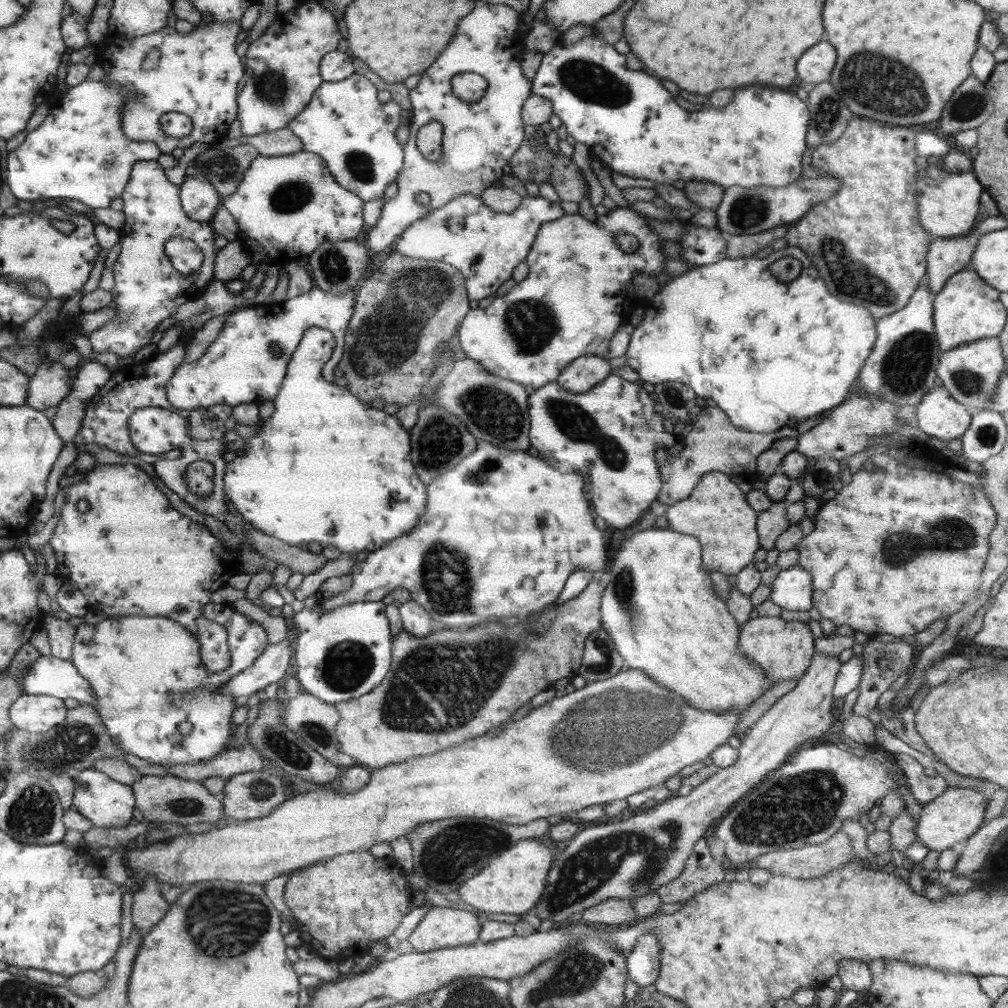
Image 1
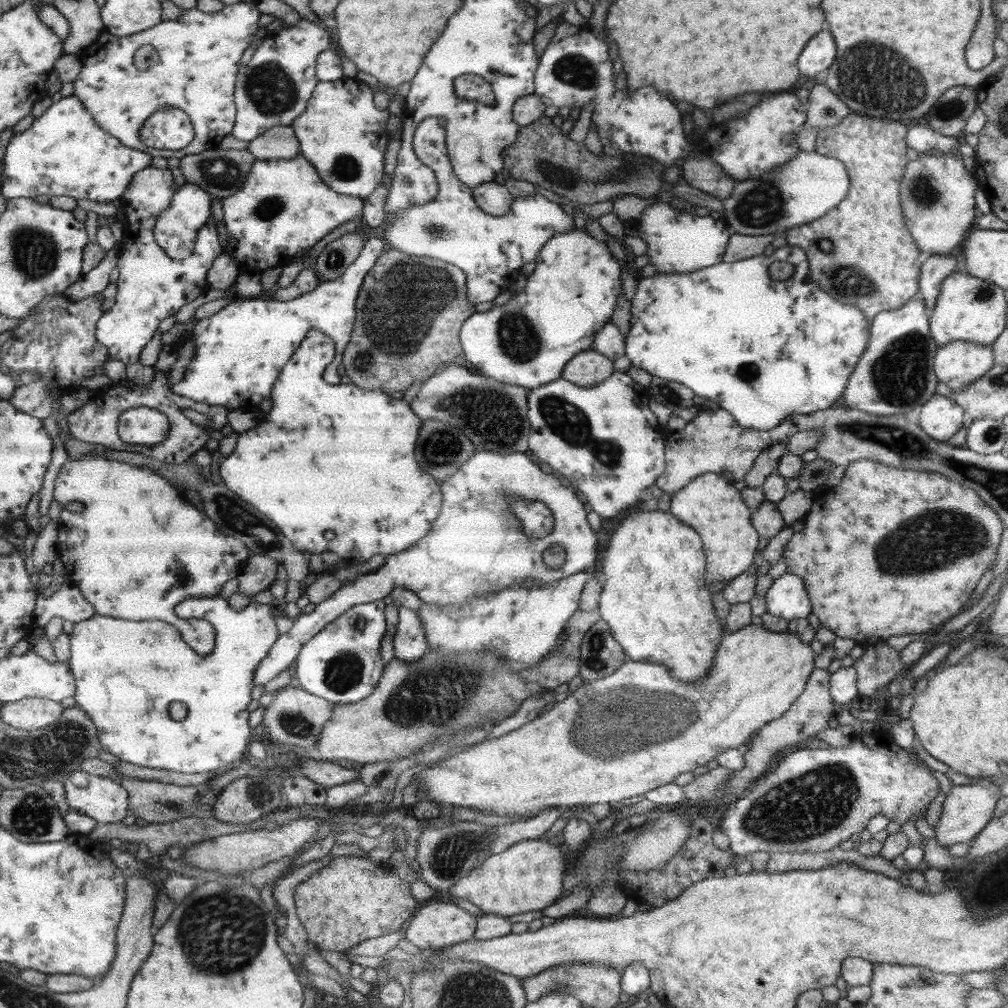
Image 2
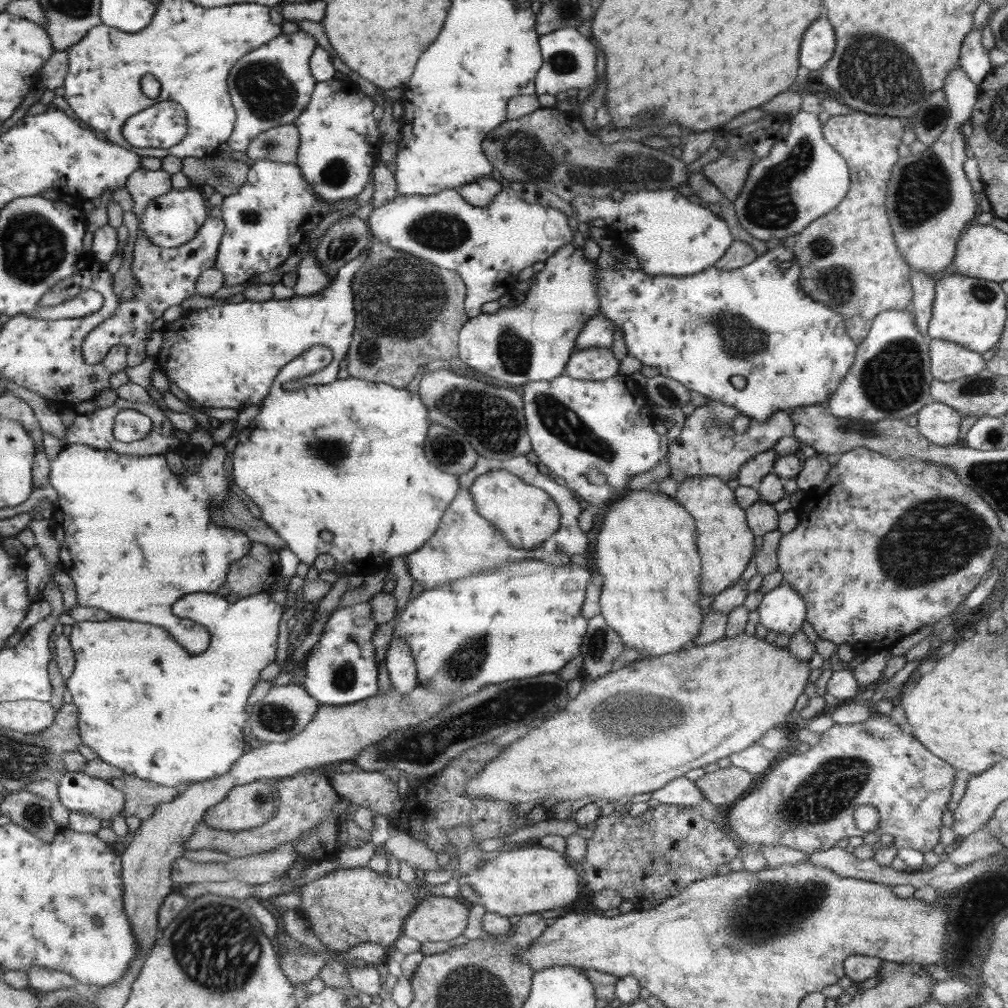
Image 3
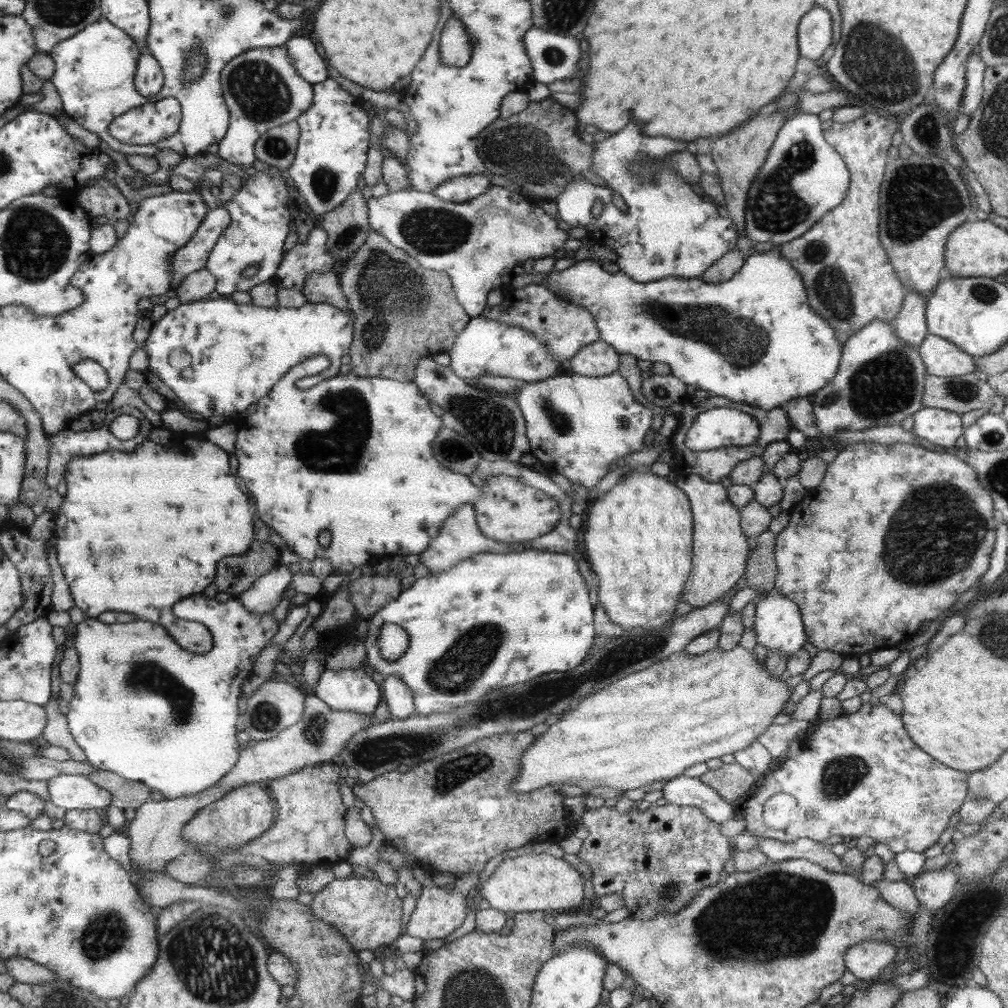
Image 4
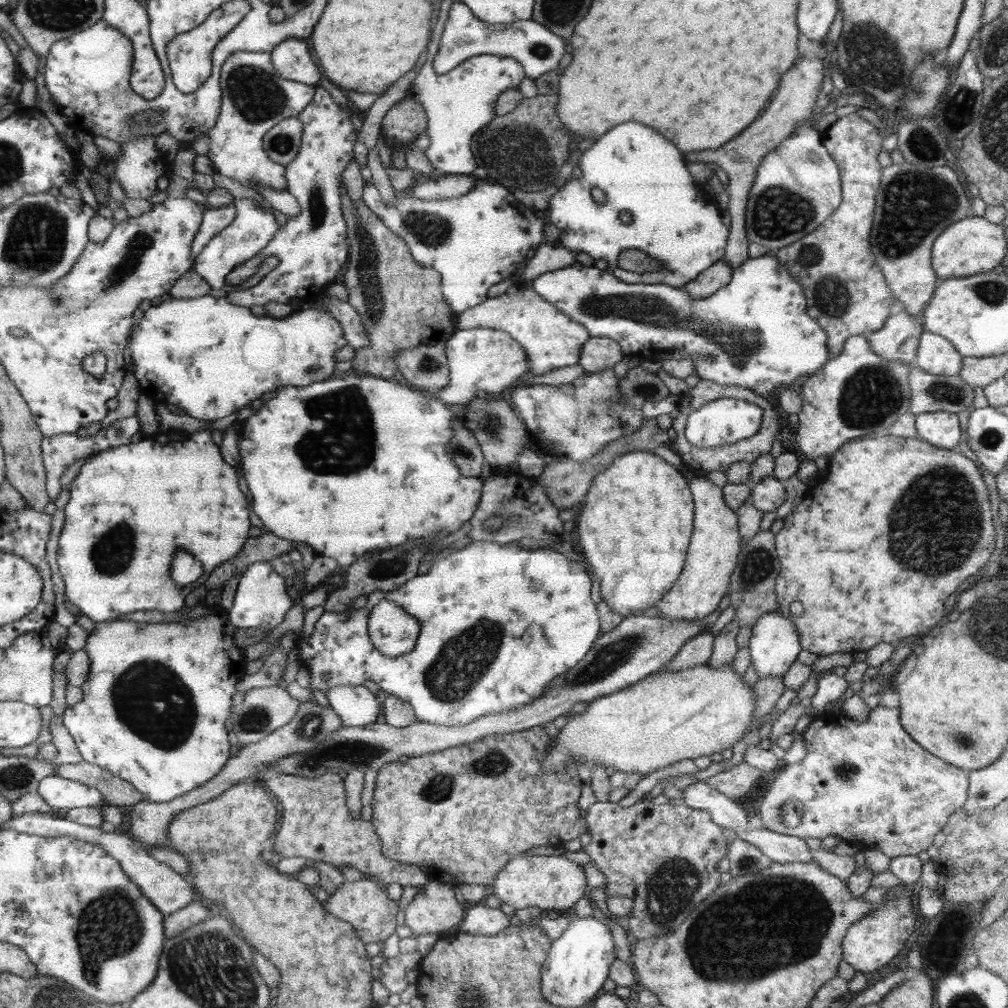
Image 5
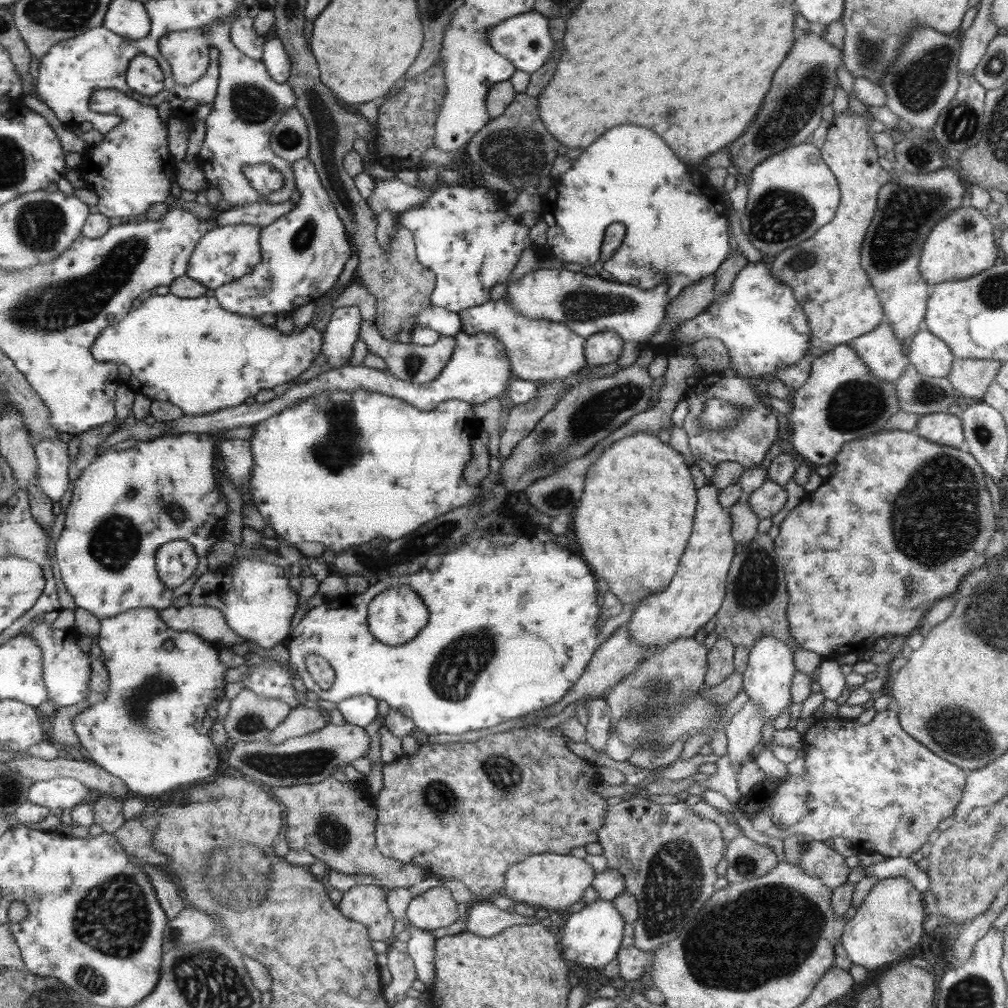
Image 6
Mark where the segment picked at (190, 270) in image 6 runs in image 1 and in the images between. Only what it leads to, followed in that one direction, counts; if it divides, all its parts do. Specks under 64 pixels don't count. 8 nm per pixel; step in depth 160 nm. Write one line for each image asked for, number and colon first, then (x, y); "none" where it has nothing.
1: (291, 204)
2: (284, 208)
3: (275, 210)
4: (260, 211)
5: (252, 229)

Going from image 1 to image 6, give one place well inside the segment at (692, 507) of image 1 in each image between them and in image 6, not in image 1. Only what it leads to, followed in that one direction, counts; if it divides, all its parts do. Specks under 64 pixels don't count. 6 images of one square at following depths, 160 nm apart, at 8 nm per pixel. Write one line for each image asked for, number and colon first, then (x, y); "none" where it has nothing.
2: (713, 507)
3: (726, 544)
4: (720, 549)
5: (715, 543)
6: (696, 592)

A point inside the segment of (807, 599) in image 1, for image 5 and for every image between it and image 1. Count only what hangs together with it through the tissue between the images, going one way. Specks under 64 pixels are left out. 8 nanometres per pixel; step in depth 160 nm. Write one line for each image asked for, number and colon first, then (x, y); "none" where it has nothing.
2: (787, 598)
3: (782, 610)
4: (778, 623)
5: (774, 644)

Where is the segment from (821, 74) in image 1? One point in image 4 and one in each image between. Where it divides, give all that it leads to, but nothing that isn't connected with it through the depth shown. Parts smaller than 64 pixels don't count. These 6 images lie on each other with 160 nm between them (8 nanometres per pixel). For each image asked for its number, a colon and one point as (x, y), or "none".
2: (819, 53)
3: (817, 46)
4: (815, 33)

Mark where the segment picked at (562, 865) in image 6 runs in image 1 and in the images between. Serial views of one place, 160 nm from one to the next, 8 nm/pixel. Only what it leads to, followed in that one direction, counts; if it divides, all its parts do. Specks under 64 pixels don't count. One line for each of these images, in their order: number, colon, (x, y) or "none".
1: (512, 883)
2: (527, 876)
3: (532, 879)
4: (533, 882)
5: (548, 882)

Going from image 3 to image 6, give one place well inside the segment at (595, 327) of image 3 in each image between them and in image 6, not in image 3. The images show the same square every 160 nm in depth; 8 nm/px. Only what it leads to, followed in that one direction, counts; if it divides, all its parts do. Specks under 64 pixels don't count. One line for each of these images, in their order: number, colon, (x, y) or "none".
4: (564, 328)
5: (551, 340)
6: (538, 350)

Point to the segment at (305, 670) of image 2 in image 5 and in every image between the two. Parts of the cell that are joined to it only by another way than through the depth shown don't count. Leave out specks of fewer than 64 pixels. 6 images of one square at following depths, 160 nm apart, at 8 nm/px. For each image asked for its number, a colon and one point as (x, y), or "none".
3: (341, 669)
4: (347, 689)
5: (355, 705)

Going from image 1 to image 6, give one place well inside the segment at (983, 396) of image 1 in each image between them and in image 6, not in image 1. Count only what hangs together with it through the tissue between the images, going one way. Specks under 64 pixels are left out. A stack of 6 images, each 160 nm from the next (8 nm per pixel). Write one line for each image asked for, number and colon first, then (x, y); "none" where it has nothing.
2: (957, 364)
3: (949, 361)
4: (943, 358)
5: (936, 355)
6: (932, 358)

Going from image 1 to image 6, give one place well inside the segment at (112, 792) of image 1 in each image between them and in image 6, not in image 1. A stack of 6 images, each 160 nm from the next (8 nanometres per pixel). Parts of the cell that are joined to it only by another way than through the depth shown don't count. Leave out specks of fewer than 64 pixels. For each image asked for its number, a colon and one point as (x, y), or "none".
2: (104, 800)
3: (77, 791)
4: (70, 791)
5: (57, 792)
6: (62, 792)

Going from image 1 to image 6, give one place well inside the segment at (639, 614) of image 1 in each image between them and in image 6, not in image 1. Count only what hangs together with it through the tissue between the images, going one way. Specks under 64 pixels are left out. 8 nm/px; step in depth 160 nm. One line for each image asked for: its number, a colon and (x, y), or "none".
2: (655, 599)
3: (647, 552)
4: (639, 540)
5: (640, 507)
6: (634, 518)

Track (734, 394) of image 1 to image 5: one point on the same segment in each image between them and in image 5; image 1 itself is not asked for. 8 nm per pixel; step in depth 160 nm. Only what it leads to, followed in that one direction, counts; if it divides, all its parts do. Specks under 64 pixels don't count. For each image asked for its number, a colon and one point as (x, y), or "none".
2: (765, 350)
3: (749, 337)
4: (753, 339)
5: (757, 329)

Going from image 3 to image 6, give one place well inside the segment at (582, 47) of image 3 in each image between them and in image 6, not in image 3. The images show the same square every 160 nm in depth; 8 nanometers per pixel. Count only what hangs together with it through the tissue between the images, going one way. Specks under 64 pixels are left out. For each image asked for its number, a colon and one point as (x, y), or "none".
4: (553, 57)
5: (537, 50)
6: (524, 40)

